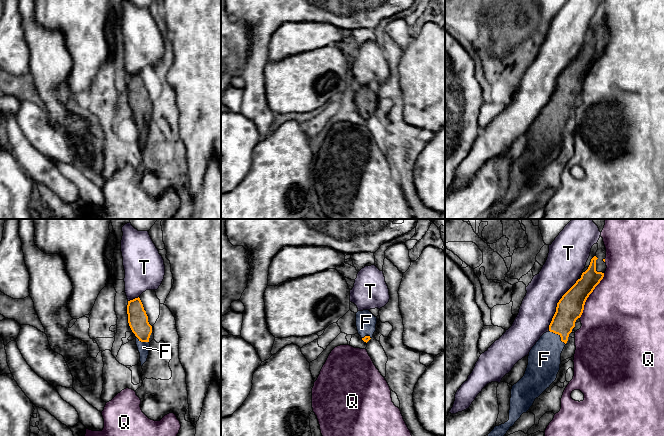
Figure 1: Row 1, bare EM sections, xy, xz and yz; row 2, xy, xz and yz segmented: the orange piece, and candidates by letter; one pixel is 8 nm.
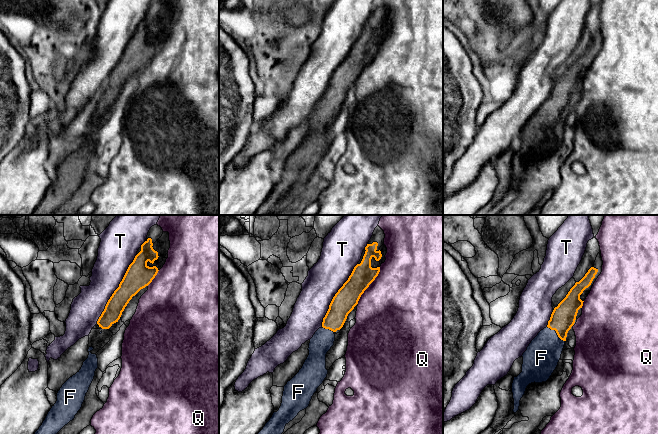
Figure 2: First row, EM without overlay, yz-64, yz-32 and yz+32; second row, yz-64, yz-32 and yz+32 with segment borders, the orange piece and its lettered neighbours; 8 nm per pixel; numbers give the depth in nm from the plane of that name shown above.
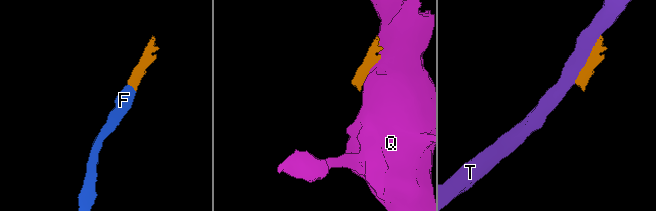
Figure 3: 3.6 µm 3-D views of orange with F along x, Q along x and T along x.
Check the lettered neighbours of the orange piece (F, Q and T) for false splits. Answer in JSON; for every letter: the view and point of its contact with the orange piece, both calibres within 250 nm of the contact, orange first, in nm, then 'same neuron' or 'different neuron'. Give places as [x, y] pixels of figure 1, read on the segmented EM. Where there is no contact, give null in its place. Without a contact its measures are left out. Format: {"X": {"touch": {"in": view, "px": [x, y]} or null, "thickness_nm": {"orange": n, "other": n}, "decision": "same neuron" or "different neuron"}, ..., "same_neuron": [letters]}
{"F": {"touch": {"in": "yz", "px": [558, 334]}, "thickness_nm": {"orange": 220, "other": 260}, "decision": "same neuron"}, "Q": {"touch": {"in": "yz", "px": [589, 294]}, "thickness_nm": {"orange": 220, "other": 480}, "decision": "different neuron"}, "T": {"touch": {"in": "yz", "px": [554, 314]}, "thickness_nm": {"orange": 220, "other": 280}, "decision": "different neuron"}, "same_neuron": ["F"]}

